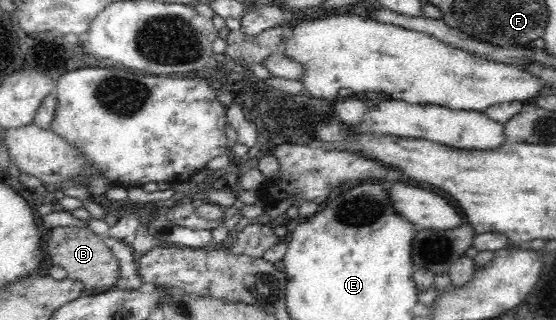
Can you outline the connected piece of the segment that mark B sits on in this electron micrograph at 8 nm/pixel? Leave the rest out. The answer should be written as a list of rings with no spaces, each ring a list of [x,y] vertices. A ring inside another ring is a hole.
[[[81,225],[59,226],[52,228],[51,236],[47,239],[46,254],[51,265],[61,266],[67,271],[67,278],[75,280],[82,285],[83,292],[87,295],[96,295],[114,289],[119,279],[120,264],[104,243],[105,235],[99,235],[88,227]]]

